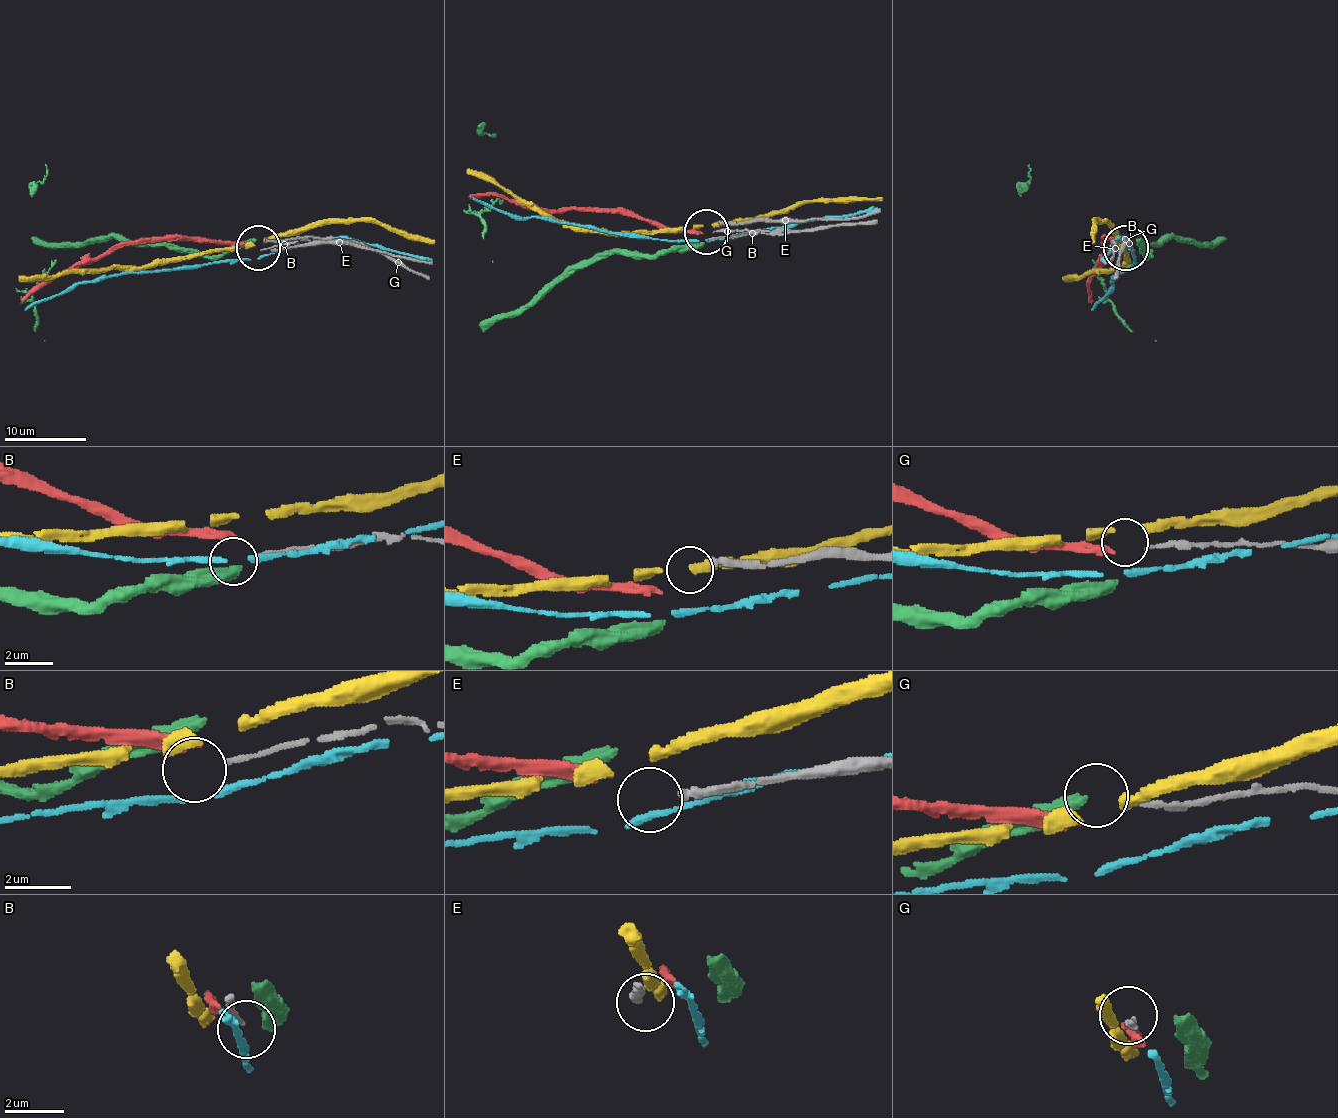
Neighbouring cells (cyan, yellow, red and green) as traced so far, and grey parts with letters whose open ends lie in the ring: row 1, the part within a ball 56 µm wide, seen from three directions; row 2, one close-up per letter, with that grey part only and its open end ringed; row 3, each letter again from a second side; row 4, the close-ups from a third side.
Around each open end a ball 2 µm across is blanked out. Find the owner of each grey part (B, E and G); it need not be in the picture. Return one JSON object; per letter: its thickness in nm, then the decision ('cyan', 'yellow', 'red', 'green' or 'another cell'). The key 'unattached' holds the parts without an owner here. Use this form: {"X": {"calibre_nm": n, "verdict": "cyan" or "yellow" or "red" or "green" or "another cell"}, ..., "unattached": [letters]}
{"B": {"calibre_nm": 170, "verdict": "another cell"}, "E": {"calibre_nm": 300, "verdict": "another cell"}, "G": {"calibre_nm": 160, "verdict": "another cell"}, "unattached": ["B", "E", "G"]}

